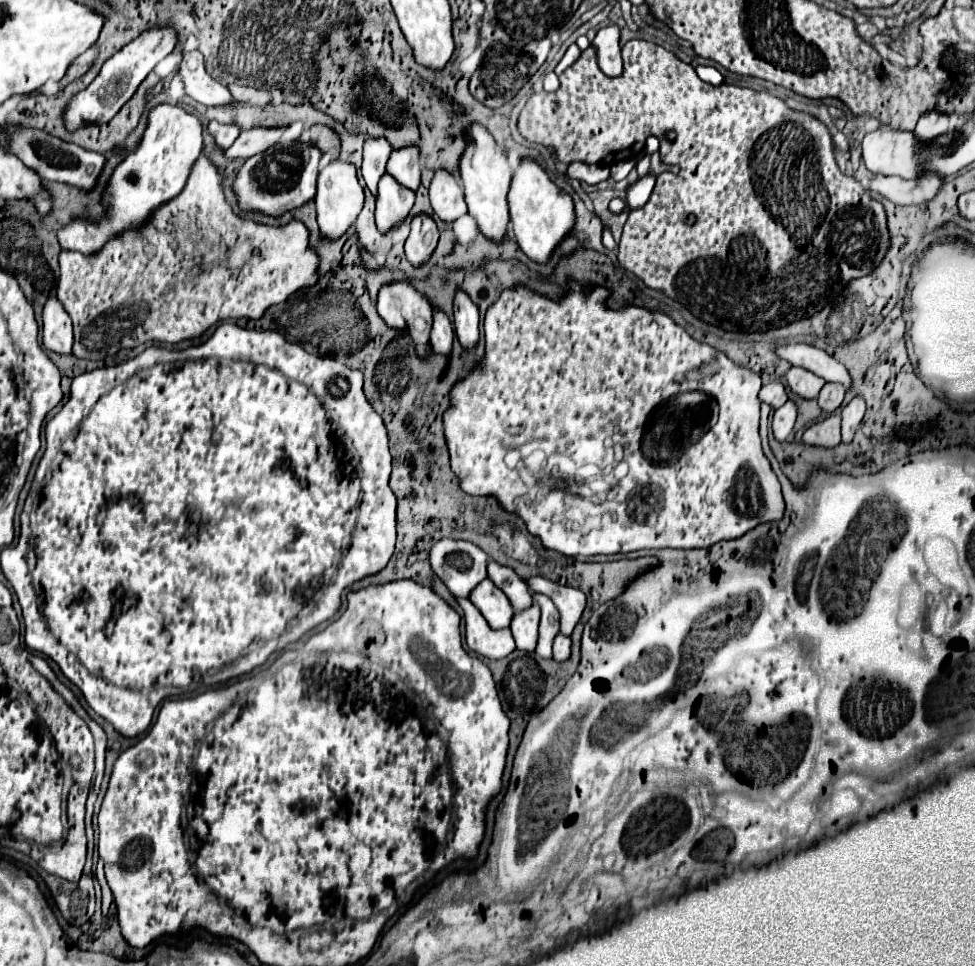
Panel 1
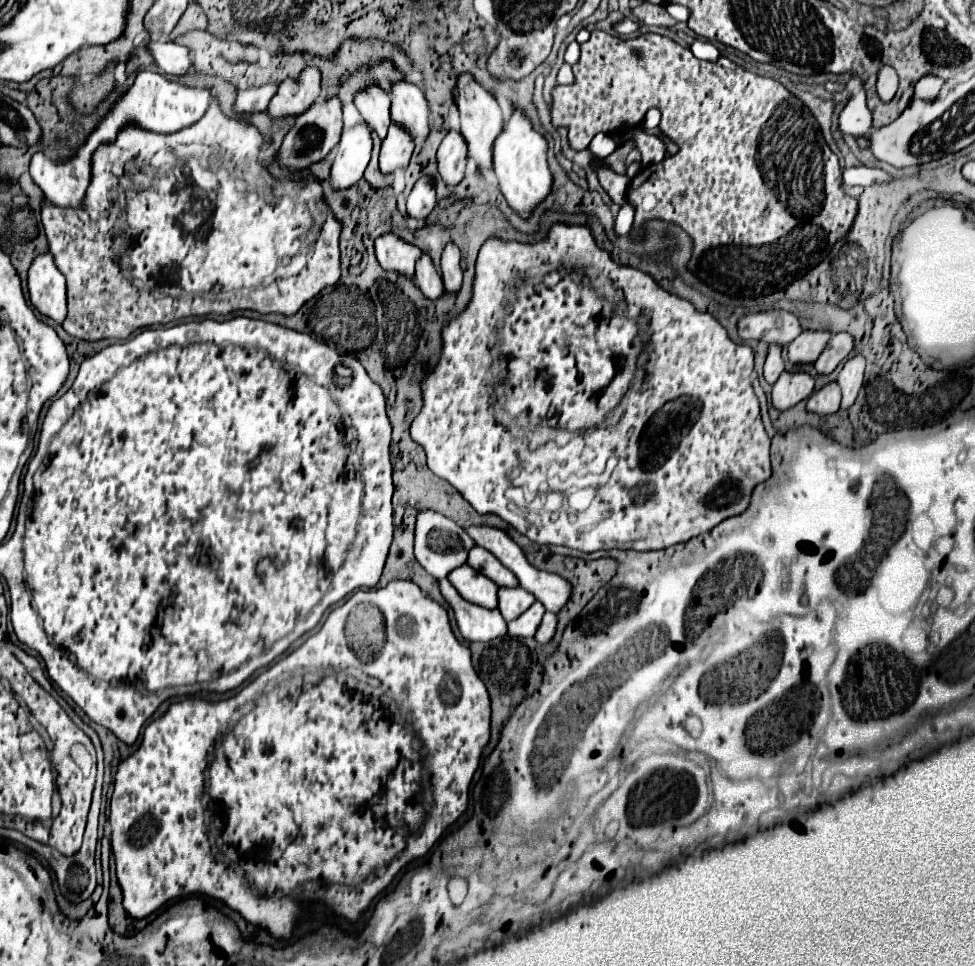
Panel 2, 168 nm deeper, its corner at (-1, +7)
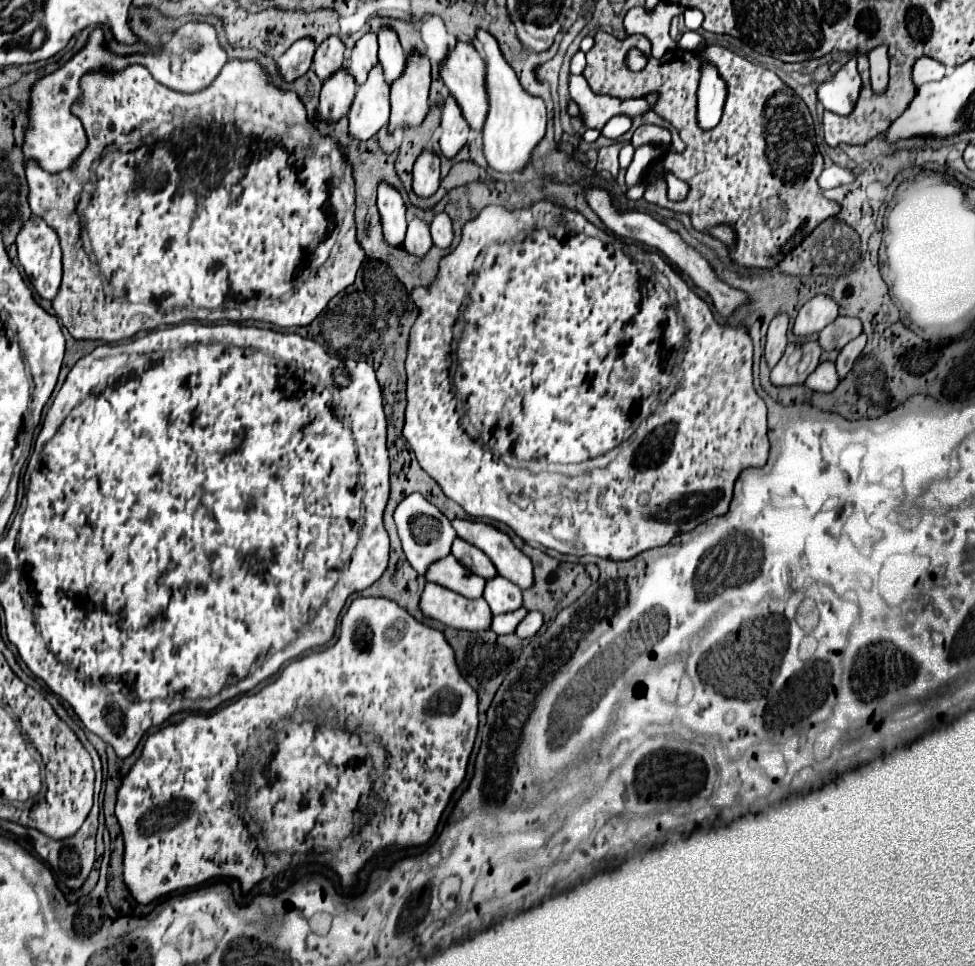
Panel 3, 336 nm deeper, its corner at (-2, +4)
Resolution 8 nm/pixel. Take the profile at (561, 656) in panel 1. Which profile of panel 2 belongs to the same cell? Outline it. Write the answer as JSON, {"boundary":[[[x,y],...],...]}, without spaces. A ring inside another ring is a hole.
{"boundary":[[[545,612],[543,622],[541,622],[541,626],[539,626],[537,634],[535,634],[535,640],[539,644],[549,644],[553,640],[553,636],[555,636],[555,630],[557,630],[557,616],[553,612]]]}

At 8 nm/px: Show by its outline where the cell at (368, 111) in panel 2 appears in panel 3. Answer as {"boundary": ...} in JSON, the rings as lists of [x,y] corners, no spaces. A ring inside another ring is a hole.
{"boundary":[[[366,33],[362,35],[354,49],[352,49],[352,57],[350,57],[350,71],[356,79],[356,83],[364,83],[364,79],[368,77],[368,71],[372,69],[372,65],[376,65],[378,61],[378,43],[376,43],[376,33]]]}

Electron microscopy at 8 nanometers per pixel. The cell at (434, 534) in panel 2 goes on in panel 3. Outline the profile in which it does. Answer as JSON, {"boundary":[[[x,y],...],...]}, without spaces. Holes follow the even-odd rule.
{"boundary":[[[410,493],[396,505],[394,523],[398,527],[398,535],[400,535],[406,559],[420,575],[426,573],[430,563],[448,555],[452,541],[456,539],[456,531],[452,529],[446,515],[442,515],[440,509],[436,505],[432,505],[428,499],[424,499],[420,493]]]}

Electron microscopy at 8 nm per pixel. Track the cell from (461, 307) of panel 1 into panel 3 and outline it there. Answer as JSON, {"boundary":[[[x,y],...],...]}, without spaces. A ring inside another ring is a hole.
{"boundary":[[[436,213],[432,223],[430,223],[430,231],[432,231],[432,241],[436,247],[450,247],[452,243],[452,223],[450,217],[446,213]]]}

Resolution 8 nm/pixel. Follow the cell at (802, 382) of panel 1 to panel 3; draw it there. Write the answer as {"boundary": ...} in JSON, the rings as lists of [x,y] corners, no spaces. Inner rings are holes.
{"boundary":[[[814,295],[808,299],[796,317],[794,333],[800,335],[814,335],[820,333],[828,323],[832,323],[838,317],[838,303],[828,295]]]}

